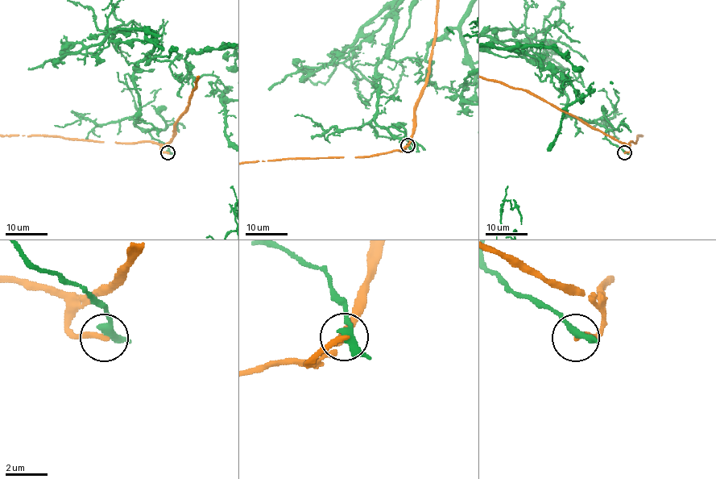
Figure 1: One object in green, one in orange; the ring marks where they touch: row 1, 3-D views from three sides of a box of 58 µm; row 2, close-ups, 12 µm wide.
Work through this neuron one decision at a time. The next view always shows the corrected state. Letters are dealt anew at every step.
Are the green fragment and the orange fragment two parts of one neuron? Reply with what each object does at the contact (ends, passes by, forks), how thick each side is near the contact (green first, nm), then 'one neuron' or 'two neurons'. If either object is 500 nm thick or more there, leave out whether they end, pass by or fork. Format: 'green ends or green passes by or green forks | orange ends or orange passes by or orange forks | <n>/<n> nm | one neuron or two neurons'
green passes by | orange ends | 340/280 nm | two neurons

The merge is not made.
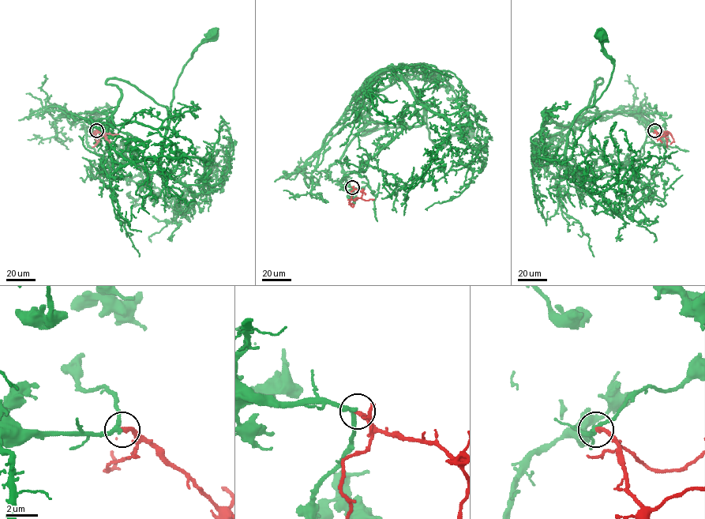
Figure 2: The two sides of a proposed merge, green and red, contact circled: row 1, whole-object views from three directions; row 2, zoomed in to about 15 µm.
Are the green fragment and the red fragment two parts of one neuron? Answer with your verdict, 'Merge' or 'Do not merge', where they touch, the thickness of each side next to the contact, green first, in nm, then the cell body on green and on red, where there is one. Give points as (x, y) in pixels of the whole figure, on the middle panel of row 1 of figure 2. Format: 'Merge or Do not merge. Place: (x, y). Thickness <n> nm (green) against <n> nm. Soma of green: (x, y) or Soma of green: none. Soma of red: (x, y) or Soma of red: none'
Merge. Place: (352, 187). Thickness 260 nm (green) against 300 nm. Soma of green: (468, 133). Soma of red: none

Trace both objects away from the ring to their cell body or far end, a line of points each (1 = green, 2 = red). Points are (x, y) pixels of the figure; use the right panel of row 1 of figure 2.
1: (654, 130), (634, 161), (586, 171), (568, 167), (566, 144), (571, 123), (599, 97), (613, 72), (600, 35)
2: (654, 130), (659, 137), (665, 134), (667, 147)

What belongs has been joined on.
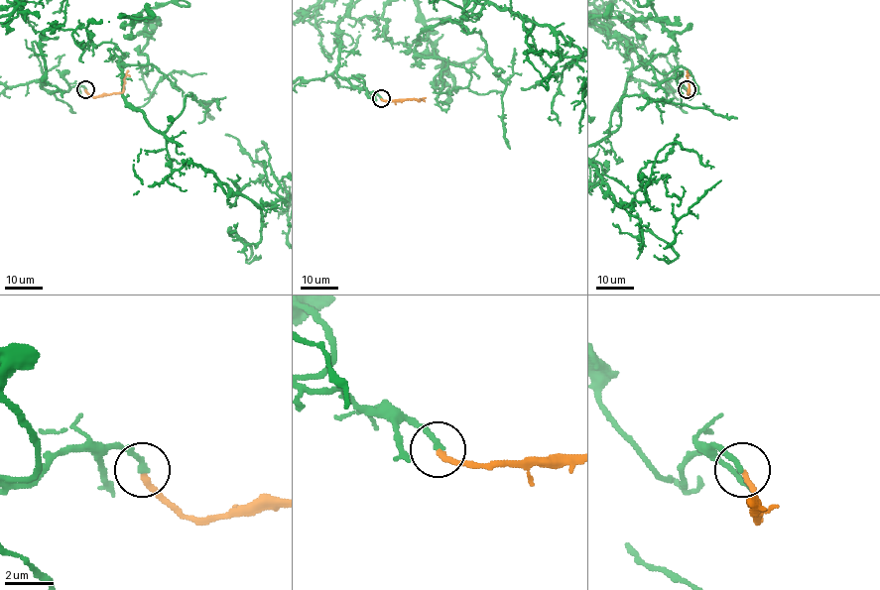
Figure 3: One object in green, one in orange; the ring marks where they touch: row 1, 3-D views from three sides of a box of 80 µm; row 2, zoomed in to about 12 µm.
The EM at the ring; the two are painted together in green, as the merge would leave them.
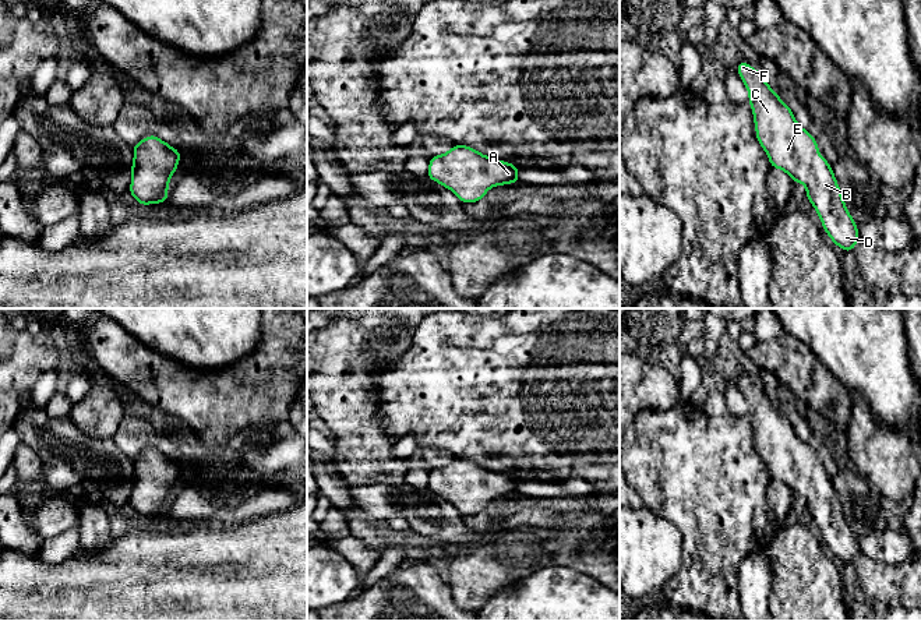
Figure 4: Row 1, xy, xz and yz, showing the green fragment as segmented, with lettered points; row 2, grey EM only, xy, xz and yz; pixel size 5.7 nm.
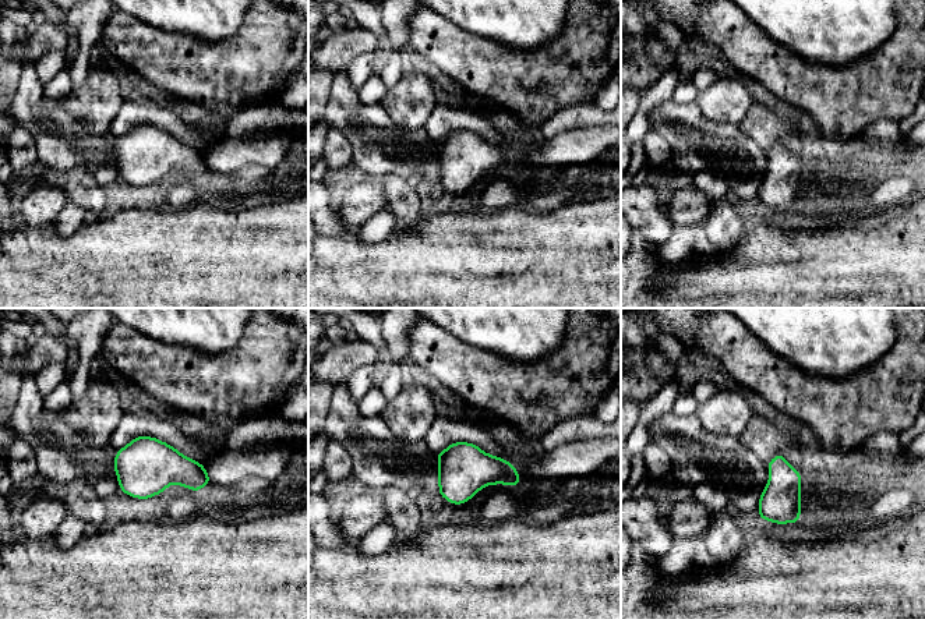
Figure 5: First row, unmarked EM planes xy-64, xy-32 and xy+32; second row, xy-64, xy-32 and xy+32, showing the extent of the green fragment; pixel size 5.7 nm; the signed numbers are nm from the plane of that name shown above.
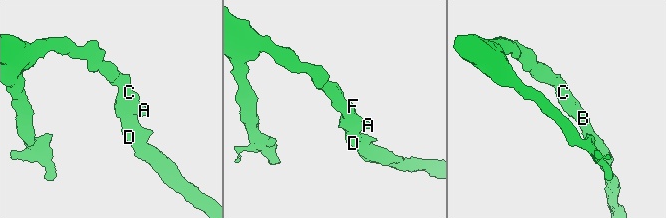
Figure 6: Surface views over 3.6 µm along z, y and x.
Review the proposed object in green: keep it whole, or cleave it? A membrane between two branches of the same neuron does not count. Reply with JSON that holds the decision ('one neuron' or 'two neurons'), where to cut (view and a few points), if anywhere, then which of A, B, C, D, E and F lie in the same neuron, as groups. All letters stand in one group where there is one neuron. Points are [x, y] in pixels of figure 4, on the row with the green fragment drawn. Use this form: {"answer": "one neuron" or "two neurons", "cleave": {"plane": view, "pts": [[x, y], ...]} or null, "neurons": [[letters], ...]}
{"answer": "one neuron", "cleave": null, "neurons": [["A", "B", "C", "D", "E", "F"]]}

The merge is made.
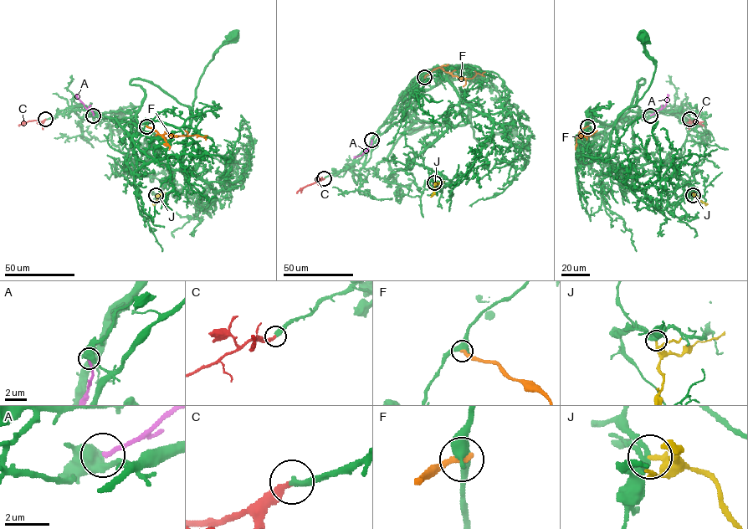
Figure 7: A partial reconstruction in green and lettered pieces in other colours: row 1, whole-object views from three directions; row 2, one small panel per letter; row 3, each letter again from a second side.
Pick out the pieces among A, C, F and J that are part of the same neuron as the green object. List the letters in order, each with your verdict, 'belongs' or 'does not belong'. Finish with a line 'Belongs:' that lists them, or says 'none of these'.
A: does not belong
C: belongs
F: does not belong
J: does not belong
Belongs: C

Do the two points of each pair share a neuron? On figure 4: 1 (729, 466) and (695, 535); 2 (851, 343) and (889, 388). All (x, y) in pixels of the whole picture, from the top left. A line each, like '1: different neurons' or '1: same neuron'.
1: same neuron
2: same neuron

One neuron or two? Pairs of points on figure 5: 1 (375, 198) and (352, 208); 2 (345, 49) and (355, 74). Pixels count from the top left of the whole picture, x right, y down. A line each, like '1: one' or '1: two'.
1: one
2: two

